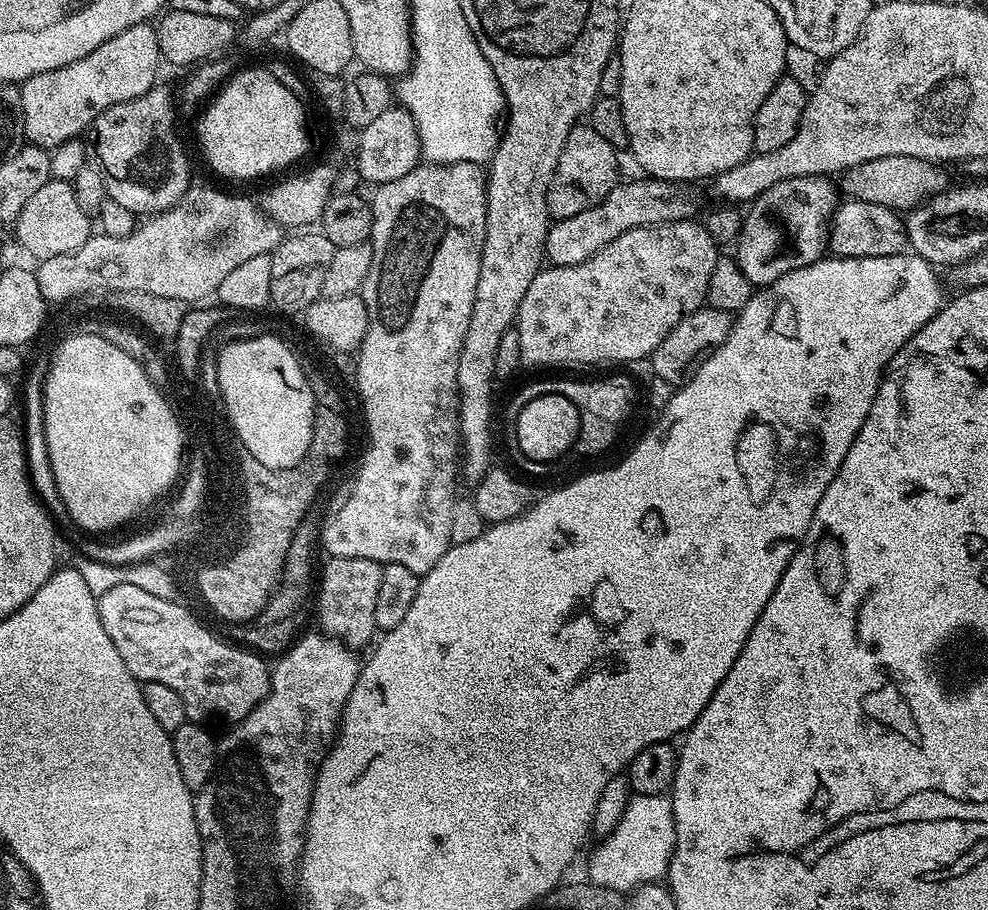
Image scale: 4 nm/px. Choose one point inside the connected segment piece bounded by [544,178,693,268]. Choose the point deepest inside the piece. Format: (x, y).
(646, 201)

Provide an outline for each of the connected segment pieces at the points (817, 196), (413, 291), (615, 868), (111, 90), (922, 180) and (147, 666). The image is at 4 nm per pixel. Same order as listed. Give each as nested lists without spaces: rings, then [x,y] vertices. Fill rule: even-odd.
[[[803,176],[783,180],[778,182],[778,186],[770,186],[770,190],[751,201],[749,208],[752,209],[747,209],[740,236],[734,245],[735,262],[748,283],[753,286],[767,286],[790,270],[798,270],[821,260],[828,246],[828,226],[836,213],[837,203],[837,185],[827,176]]]
[[[424,162],[424,163],[421,163],[421,164],[420,164],[420,165],[419,165],[419,166],[418,166],[418,167],[416,167],[416,168],[415,168],[415,169],[414,169],[414,170],[410,170],[410,174],[402,174],[402,178],[394,178],[394,182],[386,182],[386,183],[385,183],[385,184],[382,184],[382,185],[379,185],[379,187],[377,187],[377,188],[376,188],[376,189],[375,189],[375,191],[373,191],[373,192],[376,192],[376,193],[374,193],[374,194],[373,194],[373,196],[370,196],[370,203],[371,203],[371,205],[372,205],[372,213],[373,213],[373,214],[374,214],[374,226],[373,226],[373,227],[372,227],[372,239],[371,239],[371,241],[370,241],[370,243],[371,243],[371,246],[372,246],[372,261],[371,261],[371,262],[370,262],[370,274],[366,274],[366,282],[365,282],[365,283],[364,283],[364,287],[363,287],[363,289],[362,289],[362,295],[363,295],[363,298],[364,298],[364,301],[365,301],[365,302],[366,302],[366,310],[367,310],[367,311],[368,311],[368,329],[367,329],[367,330],[366,330],[366,338],[365,338],[365,339],[364,339],[364,341],[363,341],[363,342],[362,342],[362,346],[361,346],[361,347],[360,347],[360,348],[359,348],[359,350],[358,350],[358,355],[357,355],[357,356],[356,356],[356,357],[355,357],[355,370],[356,370],[356,371],[357,371],[357,372],[358,372],[358,373],[359,373],[359,374],[360,374],[360,384],[361,384],[361,387],[362,387],[362,389],[363,389],[363,390],[364,390],[364,400],[366,400],[366,401],[367,401],[367,407],[368,407],[368,416],[369,416],[369,420],[370,420],[370,421],[371,421],[371,425],[372,425],[372,436],[375,436],[375,447],[374,447],[374,448],[372,448],[372,455],[370,455],[370,456],[368,456],[368,462],[367,462],[367,463],[366,463],[366,465],[365,465],[365,466],[364,466],[364,473],[363,473],[363,476],[362,476],[362,477],[361,477],[361,478],[360,478],[360,484],[358,484],[358,485],[357,485],[357,487],[356,487],[356,493],[355,493],[355,495],[354,495],[354,497],[353,497],[353,498],[352,498],[352,500],[351,500],[351,503],[348,503],[348,507],[346,507],[346,509],[345,509],[345,510],[344,510],[344,512],[341,512],[341,513],[340,513],[340,517],[337,517],[337,520],[335,520],[335,521],[333,521],[333,524],[332,524],[332,527],[330,527],[330,529],[328,529],[328,535],[327,535],[327,544],[328,544],[328,548],[331,548],[331,550],[332,550],[332,552],[337,552],[337,553],[344,553],[344,554],[345,554],[345,555],[346,555],[346,558],[366,558],[366,559],[367,559],[367,560],[373,560],[373,562],[375,562],[375,564],[378,564],[378,565],[381,565],[381,566],[383,566],[383,565],[386,565],[386,564],[397,564],[397,565],[398,565],[398,566],[406,566],[406,570],[414,570],[414,571],[415,571],[415,572],[416,572],[416,573],[418,573],[418,574],[423,574],[423,573],[425,573],[425,572],[429,572],[429,570],[431,570],[431,568],[433,568],[433,566],[434,566],[434,565],[436,565],[436,563],[437,563],[437,562],[438,562],[438,558],[442,558],[442,554],[446,554],[446,553],[447,553],[447,552],[448,552],[448,550],[449,550],[449,547],[450,547],[450,545],[451,545],[451,544],[452,544],[452,539],[451,539],[451,538],[450,538],[450,518],[454,518],[454,506],[455,506],[455,505],[456,505],[456,502],[457,502],[457,499],[458,499],[458,493],[456,493],[456,476],[457,476],[457,480],[458,480],[458,461],[459,461],[459,460],[460,460],[460,459],[461,459],[461,456],[462,456],[462,445],[461,445],[461,443],[460,443],[460,387],[458,387],[458,386],[457,386],[457,384],[456,384],[456,383],[457,383],[457,382],[458,382],[458,358],[459,358],[459,357],[460,357],[460,351],[461,351],[461,350],[462,350],[462,342],[463,342],[463,341],[464,341],[464,339],[465,339],[465,338],[466,338],[466,330],[467,330],[467,329],[468,329],[468,327],[469,327],[469,326],[470,326],[470,314],[471,314],[471,313],[472,313],[472,311],[473,311],[473,310],[474,310],[474,298],[475,298],[475,297],[476,297],[476,291],[477,291],[477,290],[478,290],[478,274],[479,274],[479,273],[480,273],[480,259],[481,259],[481,258],[482,258],[482,246],[483,246],[483,245],[484,245],[484,235],[485,235],[485,234],[486,234],[486,190],[487,190],[487,189],[488,189],[488,181],[487,181],[487,179],[486,179],[486,172],[485,172],[485,169],[484,169],[484,168],[483,168],[483,167],[481,167],[481,165],[480,165],[480,164],[471,164],[471,163],[470,163],[470,162],[454,162],[454,163],[453,163],[453,164],[430,164],[430,163],[427,163],[427,162]]]
[[[633,795],[618,826],[603,837],[588,860],[587,879],[621,894],[631,893],[641,884],[659,883],[667,877],[670,858],[676,845],[674,806],[671,795]]]
[[[147,23],[130,26],[130,30],[122,30],[122,34],[114,34],[110,42],[102,42],[98,50],[90,50],[86,58],[78,58],[78,62],[70,62],[70,66],[58,66],[58,70],[46,70],[44,74],[34,74],[34,78],[25,80],[19,85],[22,98],[20,118],[24,126],[25,141],[51,150],[62,142],[77,139],[84,134],[80,132],[88,132],[93,127],[98,116],[108,107],[118,102],[130,102],[149,92],[157,83],[156,71],[159,68],[162,68],[162,61],[156,30],[151,23]]]
[[[909,156],[874,158],[870,162],[862,162],[858,166],[849,168],[839,177],[838,188],[850,200],[861,200],[870,202],[874,206],[886,206],[897,210],[911,210],[929,196],[949,187],[950,180],[940,168],[943,167],[939,163]]]
[[[123,584],[122,586],[115,586],[112,590],[108,590],[99,596],[98,618],[102,622],[102,630],[106,630],[106,635],[114,642],[114,647],[117,648],[122,662],[126,662],[126,670],[130,670],[133,678],[141,682],[162,682],[162,686],[170,686],[170,690],[175,690],[178,698],[182,698],[182,706],[186,706],[186,714],[189,721],[208,726],[211,725],[211,720],[216,720],[219,716],[225,716],[228,722],[246,718],[246,714],[250,714],[250,710],[254,710],[254,706],[258,706],[258,702],[262,702],[262,698],[266,698],[266,694],[272,689],[270,664],[264,661],[267,659],[247,647],[239,646],[240,648],[235,648],[234,645],[227,644],[224,640],[219,640],[202,621],[196,620],[195,614],[190,609],[183,608],[182,605],[176,603],[175,599],[154,598],[154,594],[146,594],[146,590],[138,590],[138,586]]]

